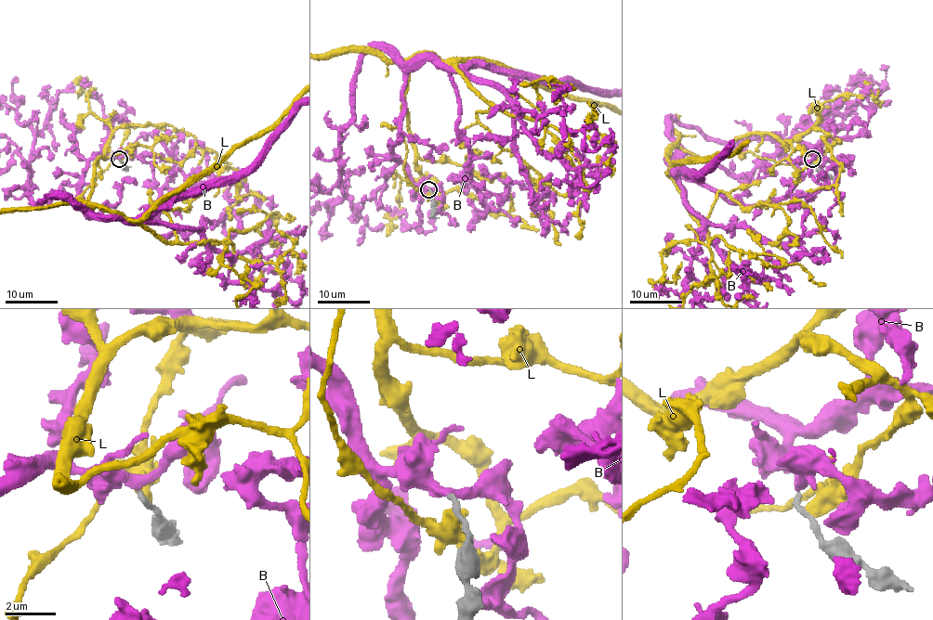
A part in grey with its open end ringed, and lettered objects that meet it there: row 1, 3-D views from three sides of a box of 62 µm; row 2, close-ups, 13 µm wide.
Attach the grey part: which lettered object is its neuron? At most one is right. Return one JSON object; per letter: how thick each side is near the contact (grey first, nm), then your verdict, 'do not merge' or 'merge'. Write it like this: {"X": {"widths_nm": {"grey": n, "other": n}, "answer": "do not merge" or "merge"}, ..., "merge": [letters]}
{"B": {"widths_nm": {"grey": 240, "other": 320}, "answer": "do not merge"}, "L": {"widths_nm": {"grey": 320, "other": 550}, "answer": "do not merge"}, "merge": []}

